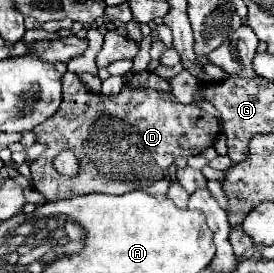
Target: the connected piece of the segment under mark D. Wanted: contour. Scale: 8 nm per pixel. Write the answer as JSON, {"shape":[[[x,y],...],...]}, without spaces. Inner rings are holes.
{"shape":[[[64,73],[62,105],[34,133],[40,143],[48,145],[30,165],[32,189],[42,193],[46,201],[86,193],[124,195],[130,191],[144,191],[162,201],[170,187],[168,167],[176,157],[200,155],[206,147],[214,145],[220,129],[216,117],[202,109],[188,109],[168,91],[132,89],[124,85],[116,97],[106,97],[102,93],[88,93],[74,73]],[[66,149],[74,151],[80,159],[80,173],[76,177],[60,175],[52,167],[54,155]]]}

